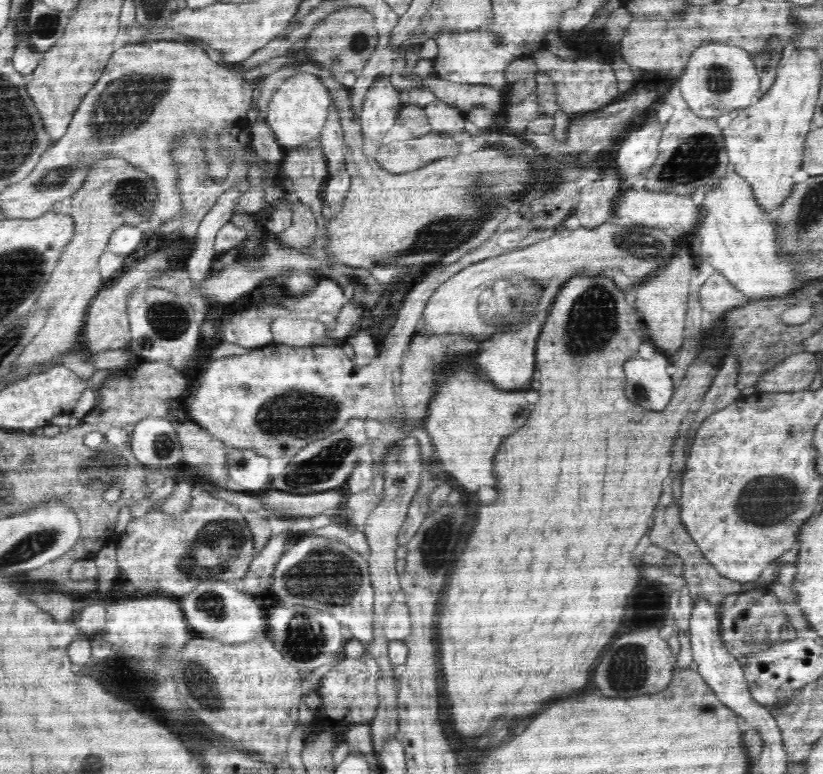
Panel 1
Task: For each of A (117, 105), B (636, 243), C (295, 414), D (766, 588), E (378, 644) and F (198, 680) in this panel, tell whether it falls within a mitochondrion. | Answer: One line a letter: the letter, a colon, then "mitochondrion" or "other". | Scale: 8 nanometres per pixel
A: mitochondrion
B: mitochondrion
C: mitochondrion
D: other
E: other
F: mitochondrion

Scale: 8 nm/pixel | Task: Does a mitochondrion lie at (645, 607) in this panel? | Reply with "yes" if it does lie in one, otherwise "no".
yes

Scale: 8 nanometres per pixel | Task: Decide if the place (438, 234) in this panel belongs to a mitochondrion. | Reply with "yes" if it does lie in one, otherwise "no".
yes

